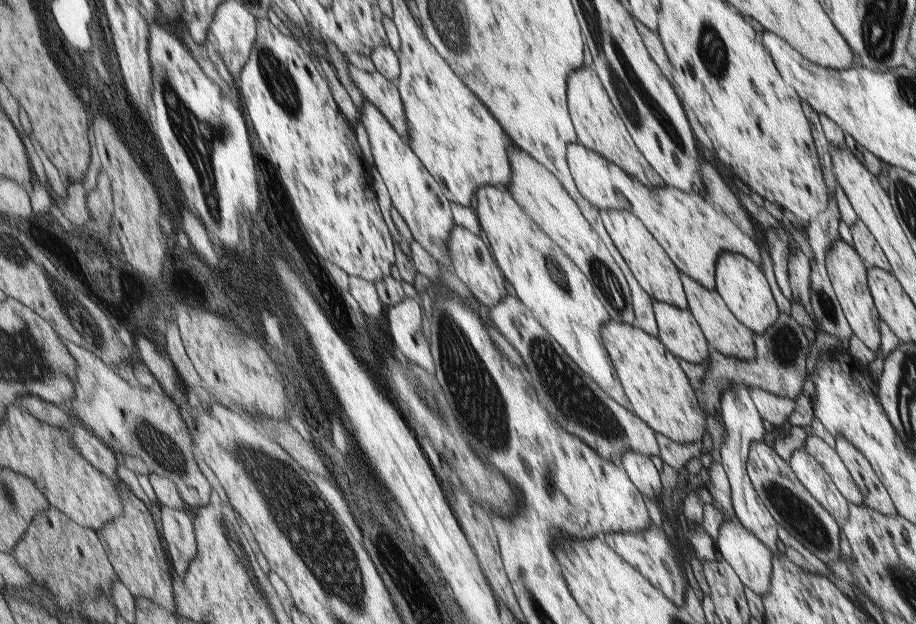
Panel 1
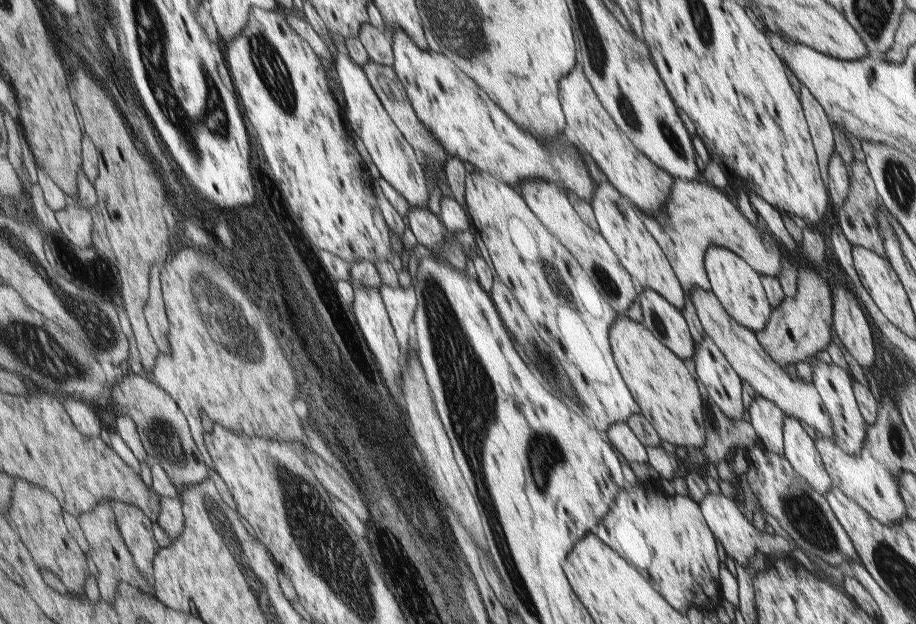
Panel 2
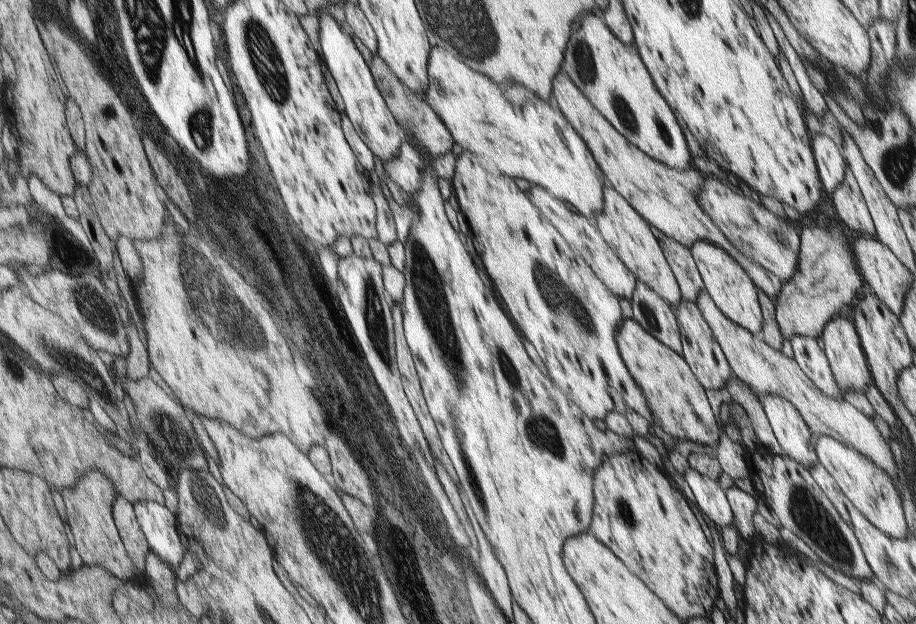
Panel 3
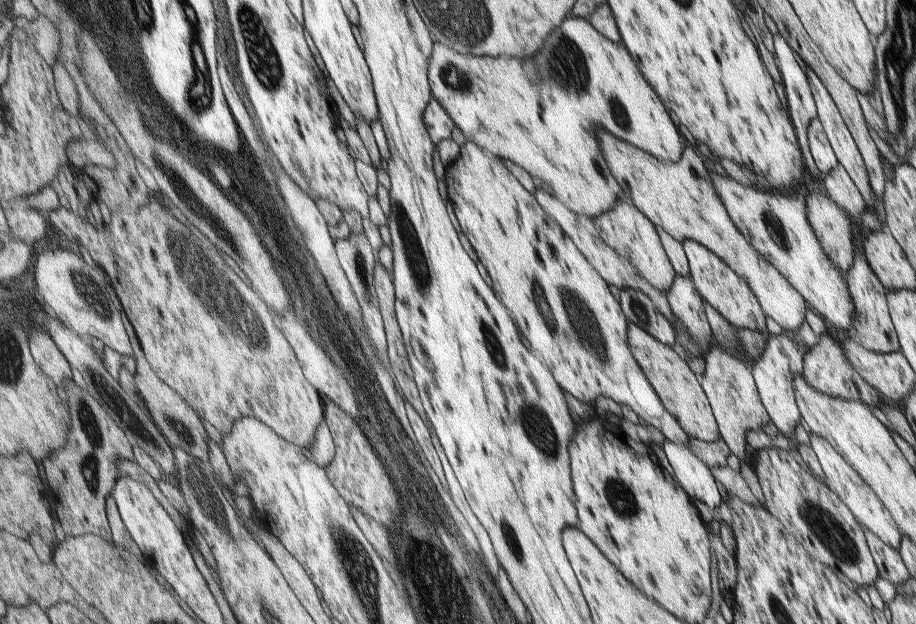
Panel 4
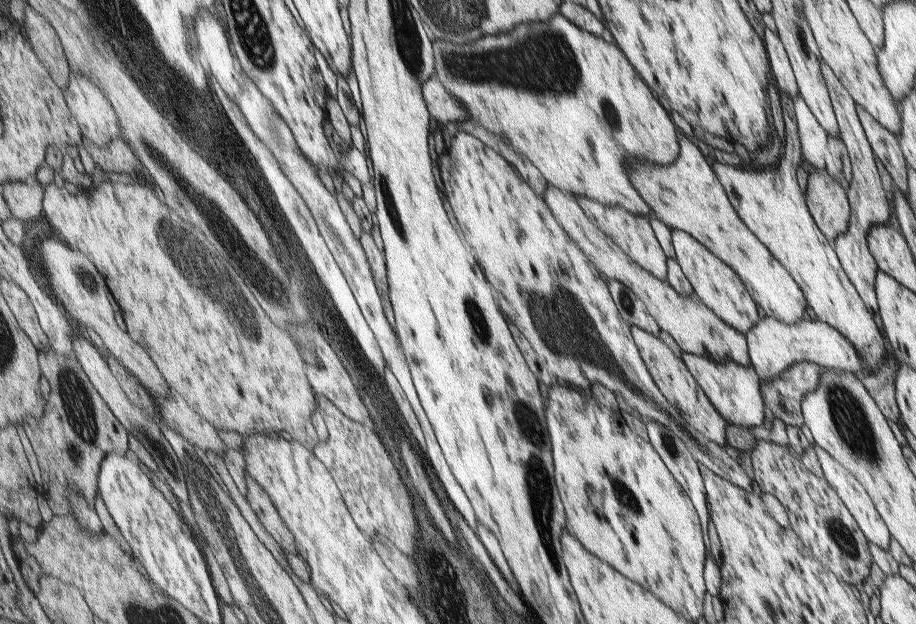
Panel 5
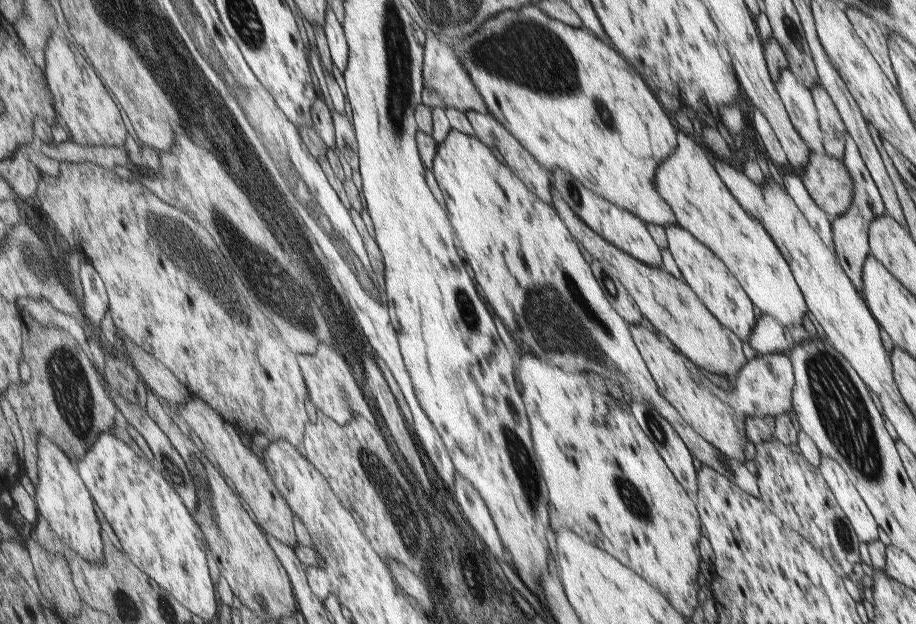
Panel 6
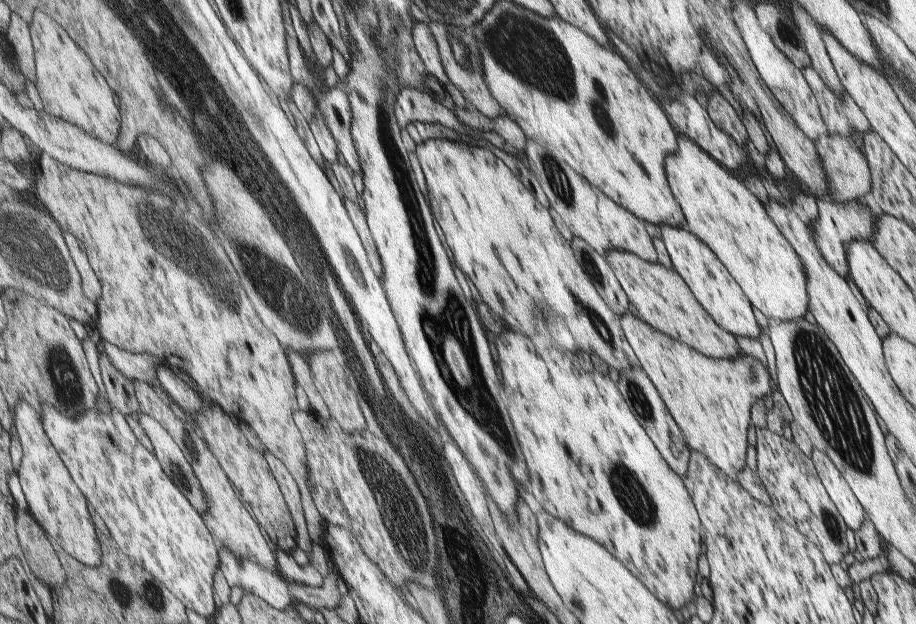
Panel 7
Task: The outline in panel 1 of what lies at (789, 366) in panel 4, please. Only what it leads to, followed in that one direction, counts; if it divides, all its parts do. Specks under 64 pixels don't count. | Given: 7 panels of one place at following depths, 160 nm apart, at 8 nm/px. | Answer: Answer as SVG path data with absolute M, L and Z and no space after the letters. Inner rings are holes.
M802 448L792 453L789 465L807 492L841 526L847 520L847 500L832 483L830 476Z

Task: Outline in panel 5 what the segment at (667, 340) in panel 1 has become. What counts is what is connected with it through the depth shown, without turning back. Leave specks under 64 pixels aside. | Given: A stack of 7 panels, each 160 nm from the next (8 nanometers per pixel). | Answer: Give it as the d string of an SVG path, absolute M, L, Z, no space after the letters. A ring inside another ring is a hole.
M615 279L608 280L607 290L618 310L619 316L628 324L638 326L641 330L655 336L661 332L656 320L646 311L645 305Z

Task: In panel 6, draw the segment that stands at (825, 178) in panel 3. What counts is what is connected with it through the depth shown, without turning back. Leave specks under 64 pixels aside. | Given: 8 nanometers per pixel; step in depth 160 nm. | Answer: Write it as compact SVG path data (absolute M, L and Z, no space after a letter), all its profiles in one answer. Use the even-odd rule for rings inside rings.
M787 68L780 72L775 84L786 112L810 153L823 153L822 134L818 125L818 114L811 93Z

